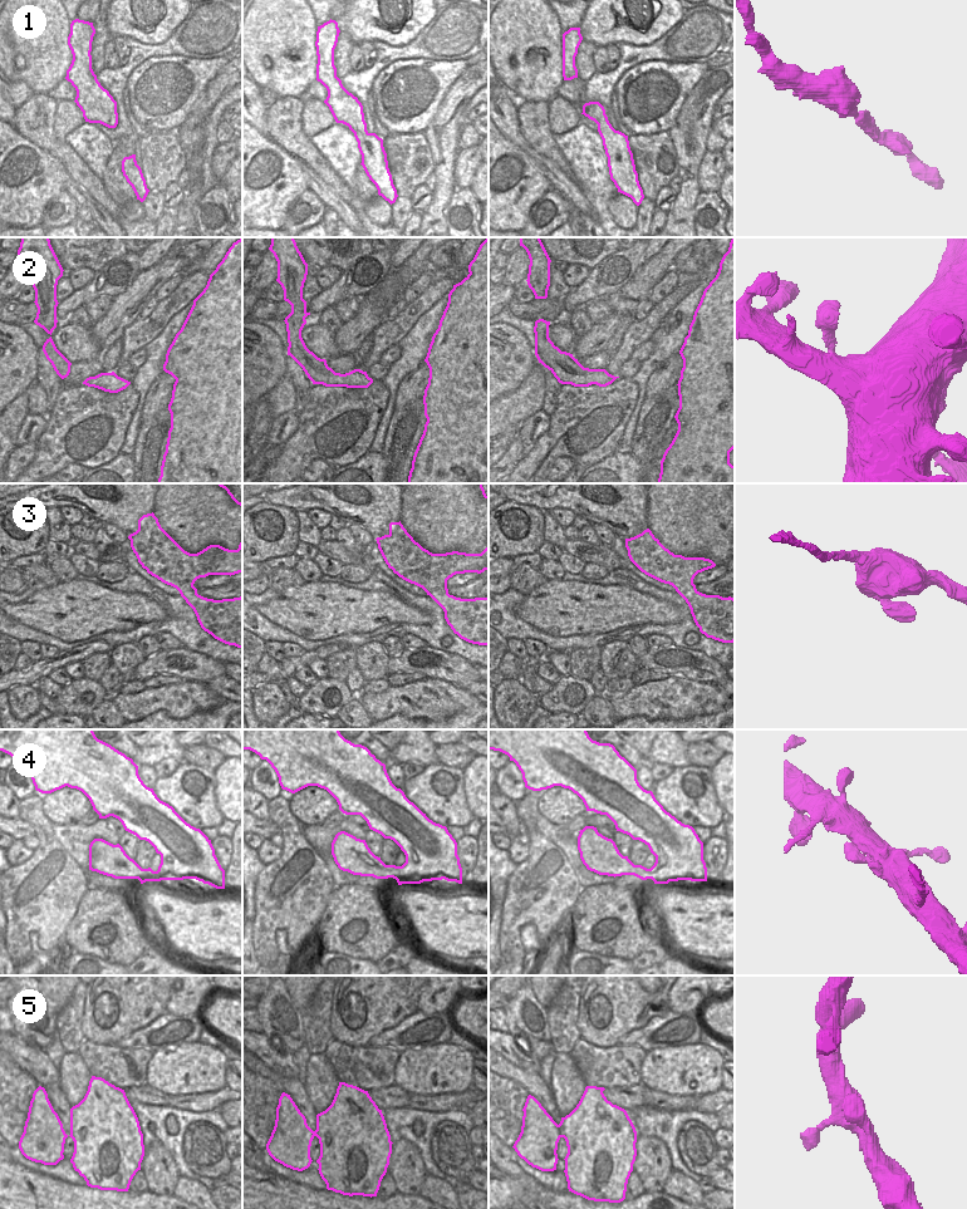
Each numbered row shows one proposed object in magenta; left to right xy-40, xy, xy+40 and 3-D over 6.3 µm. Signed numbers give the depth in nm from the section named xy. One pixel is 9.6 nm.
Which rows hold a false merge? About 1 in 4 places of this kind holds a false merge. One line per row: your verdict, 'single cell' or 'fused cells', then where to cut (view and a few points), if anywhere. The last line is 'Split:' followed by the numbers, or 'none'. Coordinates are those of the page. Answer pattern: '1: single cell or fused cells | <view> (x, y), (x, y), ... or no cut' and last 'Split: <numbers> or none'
1: single cell | no cut
2: single cell | no cut
3: single cell | no cut
4: single cell | no cut
5: single cell | no cut
Split: none

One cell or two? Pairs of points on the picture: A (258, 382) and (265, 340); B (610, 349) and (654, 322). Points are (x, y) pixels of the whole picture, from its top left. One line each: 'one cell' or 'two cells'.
A: one cell
B: two cells

